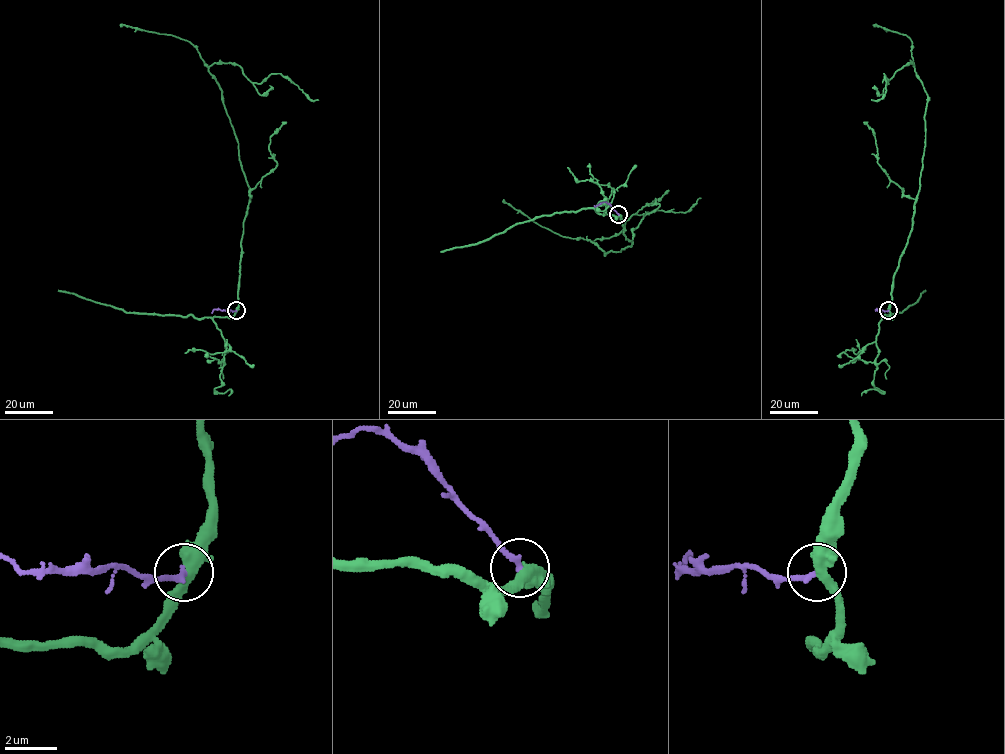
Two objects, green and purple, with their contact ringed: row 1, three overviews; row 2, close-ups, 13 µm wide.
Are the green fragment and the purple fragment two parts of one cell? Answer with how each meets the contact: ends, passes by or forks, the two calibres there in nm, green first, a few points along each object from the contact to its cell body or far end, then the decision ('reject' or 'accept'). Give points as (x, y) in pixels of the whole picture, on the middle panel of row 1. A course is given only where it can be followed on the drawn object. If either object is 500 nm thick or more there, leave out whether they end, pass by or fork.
green forks there; purple ends there; 400 nm thick on the green side, 240 nm on the other; green runs (619, 214), (632, 245), (605, 254), (591, 241), (617, 234), (634, 214), (653, 210), (686, 213), (701, 198); purple runs (619, 214), (605, 202), (594, 205); reject

